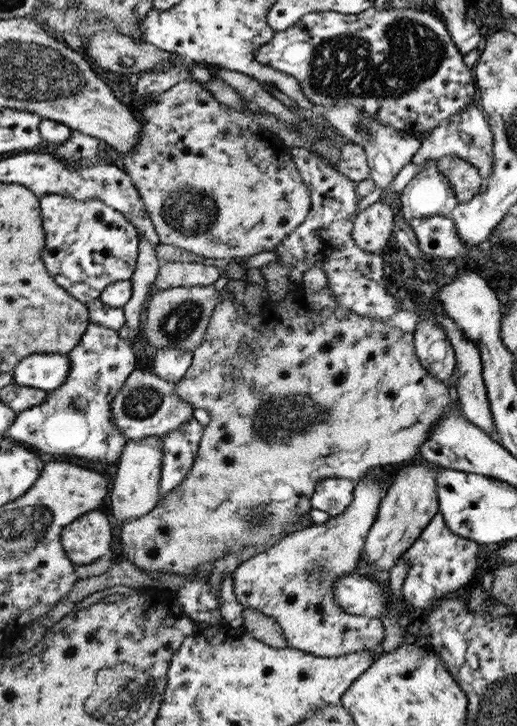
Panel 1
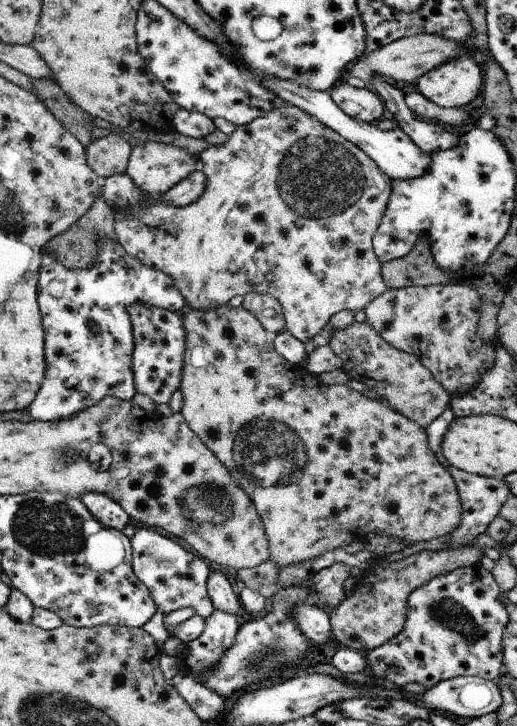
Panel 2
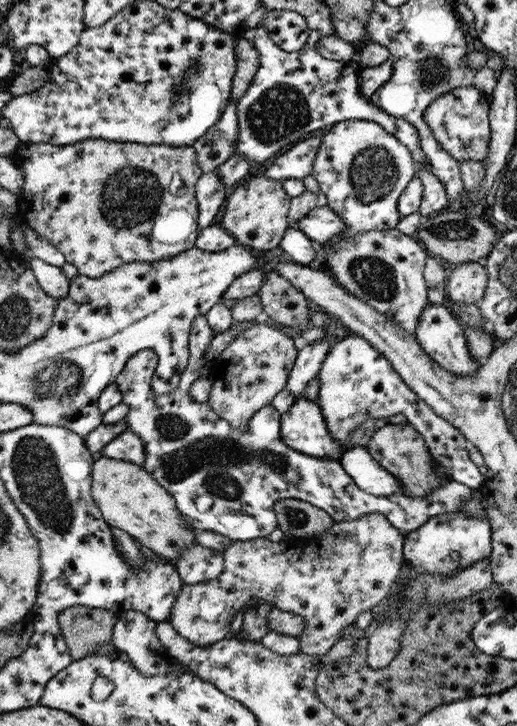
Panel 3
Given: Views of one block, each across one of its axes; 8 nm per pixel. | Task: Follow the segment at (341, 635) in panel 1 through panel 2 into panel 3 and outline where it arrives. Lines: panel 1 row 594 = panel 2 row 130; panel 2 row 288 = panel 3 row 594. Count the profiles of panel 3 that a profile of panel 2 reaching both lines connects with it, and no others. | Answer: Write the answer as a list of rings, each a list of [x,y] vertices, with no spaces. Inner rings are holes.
[[[371,512],[351,521],[334,522],[324,534],[298,539],[296,537],[286,536],[282,543],[272,542],[266,537],[244,541],[233,541],[230,547],[226,548],[222,553],[224,559],[224,571],[222,571],[222,574],[214,580],[199,582],[198,584],[184,583],[180,592],[176,595],[176,600],[168,621],[172,625],[173,630],[188,640],[188,642],[197,644],[198,646],[208,646],[209,644],[214,644],[219,640],[230,637],[230,624],[232,624],[234,616],[239,610],[244,610],[250,599],[264,599],[267,603],[272,603],[276,609],[294,613],[304,618],[304,632],[298,636],[300,651],[309,655],[326,654],[332,646],[334,646],[334,643],[340,640],[342,631],[355,622],[358,614],[366,612],[367,610],[372,611],[373,608],[389,594],[392,584],[397,580],[400,570],[405,562],[403,555],[404,541],[405,534],[400,532],[397,528],[394,528],[392,523],[385,518],[384,513],[381,512]]]

